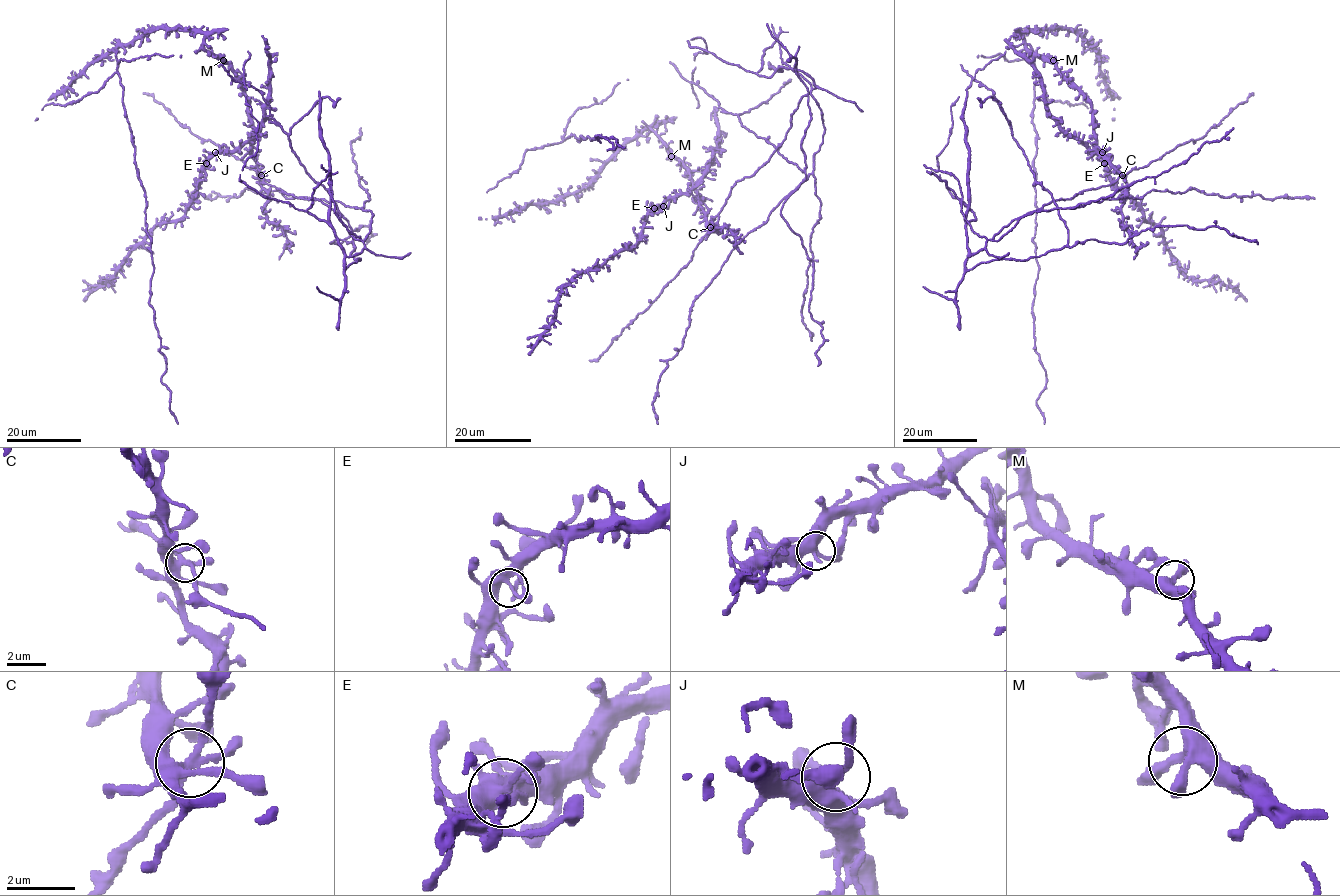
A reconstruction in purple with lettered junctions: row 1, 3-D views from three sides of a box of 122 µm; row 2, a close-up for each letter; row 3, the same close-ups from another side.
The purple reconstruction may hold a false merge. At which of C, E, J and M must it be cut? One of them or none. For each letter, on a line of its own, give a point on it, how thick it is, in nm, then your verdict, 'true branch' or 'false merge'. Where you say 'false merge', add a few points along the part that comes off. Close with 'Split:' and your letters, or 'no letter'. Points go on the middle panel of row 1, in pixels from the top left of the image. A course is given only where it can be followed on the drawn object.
C: at (710, 227); 360 nm thick; true branch
E: at (654, 208); 360 nm thick; true branch
J: at (663, 206); 360 nm thick; true branch
M: at (671, 156); 380 nm thick; true branch
Split: no letter

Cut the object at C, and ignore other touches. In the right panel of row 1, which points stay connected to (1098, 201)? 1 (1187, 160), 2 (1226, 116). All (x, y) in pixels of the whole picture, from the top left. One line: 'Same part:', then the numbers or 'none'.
Same part: 1

